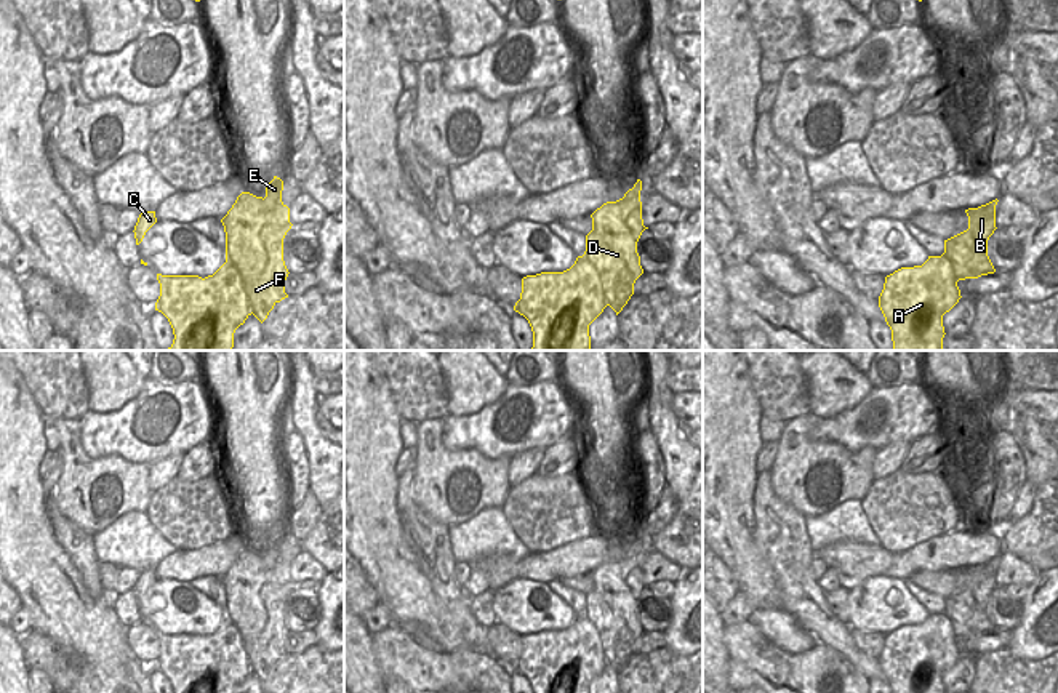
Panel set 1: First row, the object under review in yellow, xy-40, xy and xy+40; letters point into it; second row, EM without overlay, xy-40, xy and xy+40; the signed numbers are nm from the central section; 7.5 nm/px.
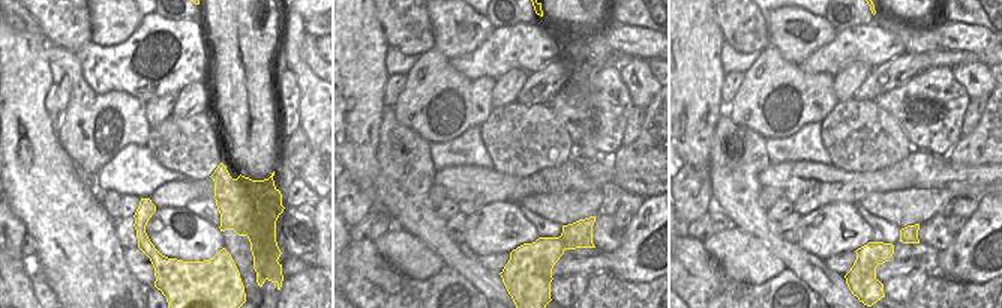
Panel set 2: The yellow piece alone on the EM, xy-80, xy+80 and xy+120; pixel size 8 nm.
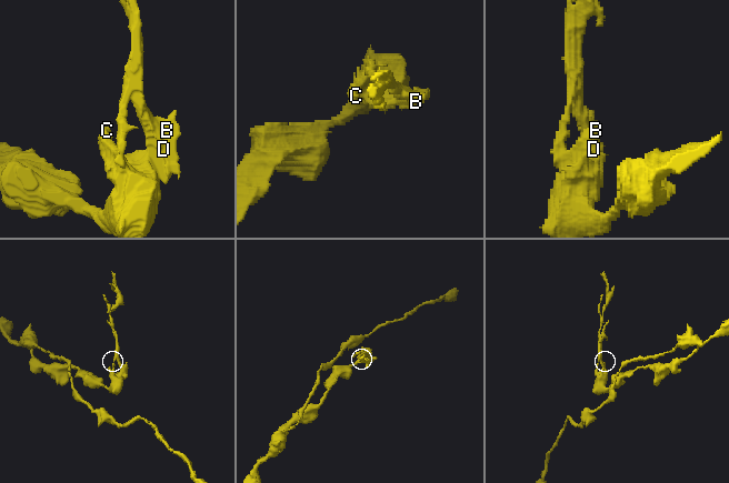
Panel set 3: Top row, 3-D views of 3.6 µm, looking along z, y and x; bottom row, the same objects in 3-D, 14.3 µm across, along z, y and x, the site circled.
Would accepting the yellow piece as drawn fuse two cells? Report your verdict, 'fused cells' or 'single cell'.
fused cells

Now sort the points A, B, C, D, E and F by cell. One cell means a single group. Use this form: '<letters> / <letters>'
A C / B D E F

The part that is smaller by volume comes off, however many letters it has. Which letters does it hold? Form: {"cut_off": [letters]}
{"cut_off": ["B", "D", "E", "F"]}

